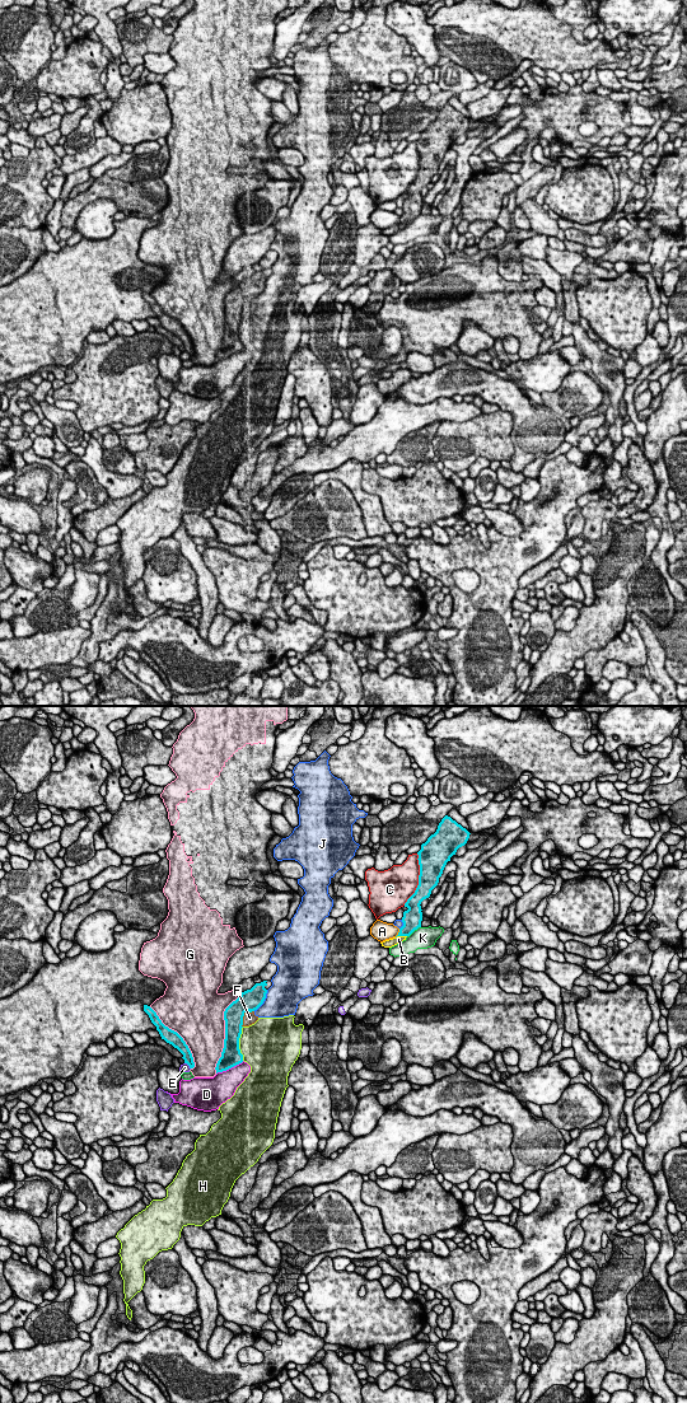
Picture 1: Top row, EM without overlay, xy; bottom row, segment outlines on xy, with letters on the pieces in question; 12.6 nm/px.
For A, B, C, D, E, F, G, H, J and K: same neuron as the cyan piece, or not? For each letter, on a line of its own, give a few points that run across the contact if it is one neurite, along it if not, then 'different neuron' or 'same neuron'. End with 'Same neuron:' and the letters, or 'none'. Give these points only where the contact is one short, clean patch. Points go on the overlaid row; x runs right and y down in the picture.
A: different neuron
B: same neuron
C: different neuron
D: different neuron
E: different neuron
F: different neuron
G: different neuron
H: different neuron
J: different neuron
K: different neuron
Same neuron: B

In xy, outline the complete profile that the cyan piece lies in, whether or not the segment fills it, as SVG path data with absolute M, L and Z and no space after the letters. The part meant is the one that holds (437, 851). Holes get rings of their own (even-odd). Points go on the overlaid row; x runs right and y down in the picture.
M445 815L439 823L436 832L421 845L421 850L417 852L420 865L419 885L405 903L405 907L408 909L403 912L403 926L396 937L380 943L382 946L392 948L421 927L421 902L430 897L431 890L439 883L447 862L450 861L450 857L455 855L459 847L467 843L469 834L466 828Z

